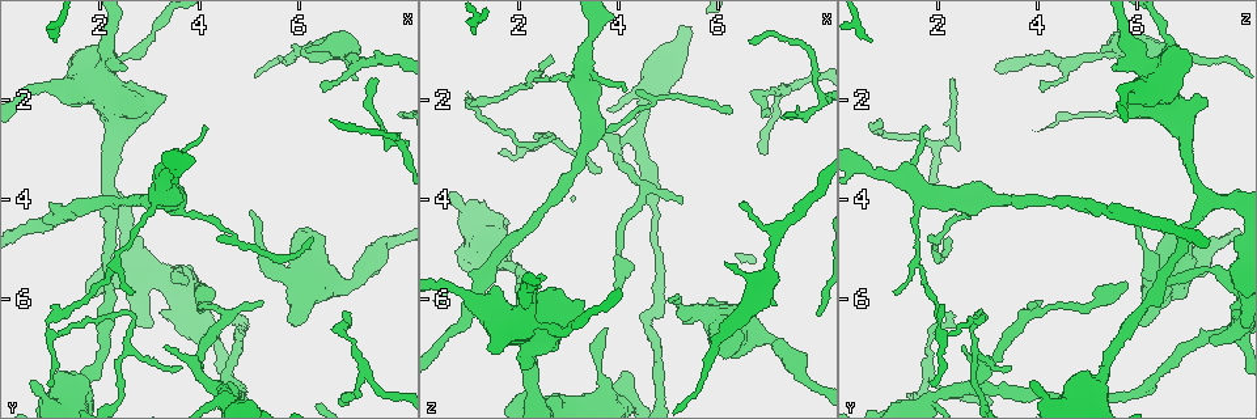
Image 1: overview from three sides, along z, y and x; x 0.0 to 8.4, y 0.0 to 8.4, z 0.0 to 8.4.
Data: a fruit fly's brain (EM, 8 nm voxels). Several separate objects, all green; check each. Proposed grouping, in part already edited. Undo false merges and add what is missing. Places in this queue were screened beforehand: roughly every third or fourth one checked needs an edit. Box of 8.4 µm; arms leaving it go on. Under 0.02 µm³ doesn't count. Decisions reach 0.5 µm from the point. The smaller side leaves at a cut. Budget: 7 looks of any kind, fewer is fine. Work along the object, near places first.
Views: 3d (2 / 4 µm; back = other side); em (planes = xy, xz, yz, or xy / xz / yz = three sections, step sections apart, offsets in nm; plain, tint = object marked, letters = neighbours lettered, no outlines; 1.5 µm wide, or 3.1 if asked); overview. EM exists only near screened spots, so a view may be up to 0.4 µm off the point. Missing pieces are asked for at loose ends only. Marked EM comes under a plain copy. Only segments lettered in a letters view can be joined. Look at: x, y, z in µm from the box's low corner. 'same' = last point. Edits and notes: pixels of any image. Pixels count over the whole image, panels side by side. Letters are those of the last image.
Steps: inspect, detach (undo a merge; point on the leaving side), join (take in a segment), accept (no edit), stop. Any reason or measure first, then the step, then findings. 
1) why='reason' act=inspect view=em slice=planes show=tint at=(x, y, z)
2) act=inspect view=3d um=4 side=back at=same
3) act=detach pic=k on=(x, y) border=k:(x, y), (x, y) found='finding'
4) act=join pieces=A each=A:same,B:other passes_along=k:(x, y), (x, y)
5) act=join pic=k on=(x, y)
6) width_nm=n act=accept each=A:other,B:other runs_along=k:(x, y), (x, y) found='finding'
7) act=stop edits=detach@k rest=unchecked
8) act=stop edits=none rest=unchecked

why='stops while still wide' act=inspect view=em slice=planes show=letters at=(2.55, 1.30, 5.60)

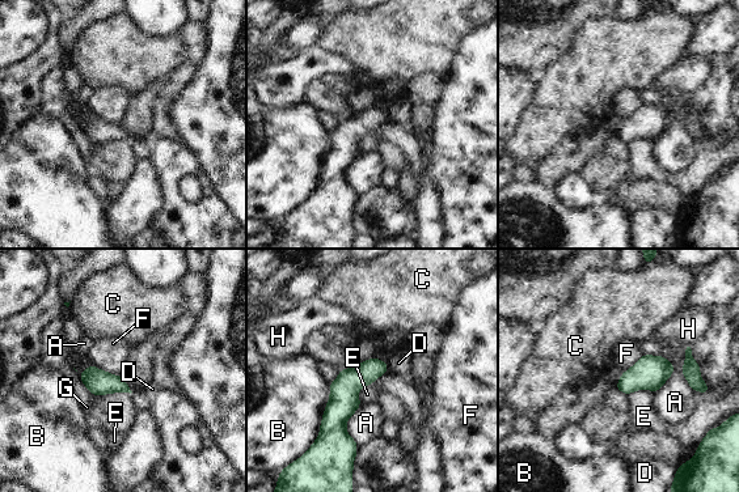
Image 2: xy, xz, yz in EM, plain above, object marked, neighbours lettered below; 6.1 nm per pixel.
act=accept each=A:other,B:other,C:other,D:other,E:other,F:other,G:other,H:other border=2:(385, 363), (389, 369) found='none of them fits'

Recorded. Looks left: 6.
why='free end' act=inspect view=em slice=yz step=8 show=letters at=(2.10, 2.00, 7.35)

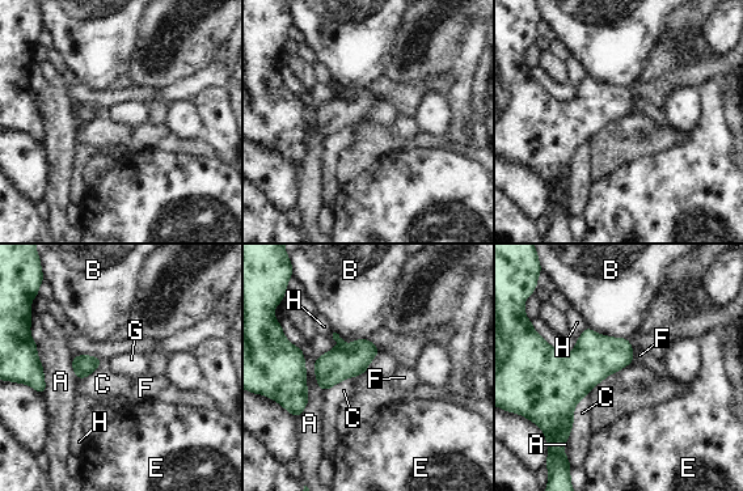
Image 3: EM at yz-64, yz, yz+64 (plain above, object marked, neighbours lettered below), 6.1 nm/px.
act=inspect view=em slice=xz step=8 show=letters at=same

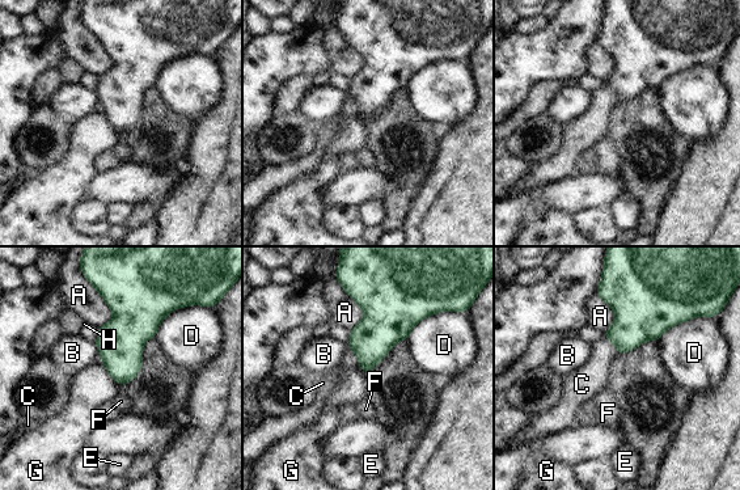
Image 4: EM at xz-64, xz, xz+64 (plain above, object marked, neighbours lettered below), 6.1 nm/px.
act=accept each=A:other,B:other,C:other,D:other,E:other,F:other,G:other,H:other border=4:(94, 343), (98, 353) found='no lettered segment goes on from it'

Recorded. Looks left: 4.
why='an open end' act=inspect view=3d um=4 at=(6.10, 4.70, 7.20)

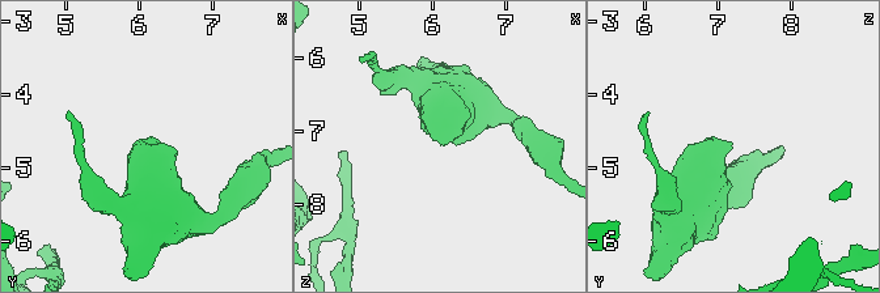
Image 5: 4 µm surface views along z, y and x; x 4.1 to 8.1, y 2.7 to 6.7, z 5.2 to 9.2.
why='shape alone is not enough' act=inspect view=em slice=xz step=4 show=letters at=(6.10, 4.65, 7.15)

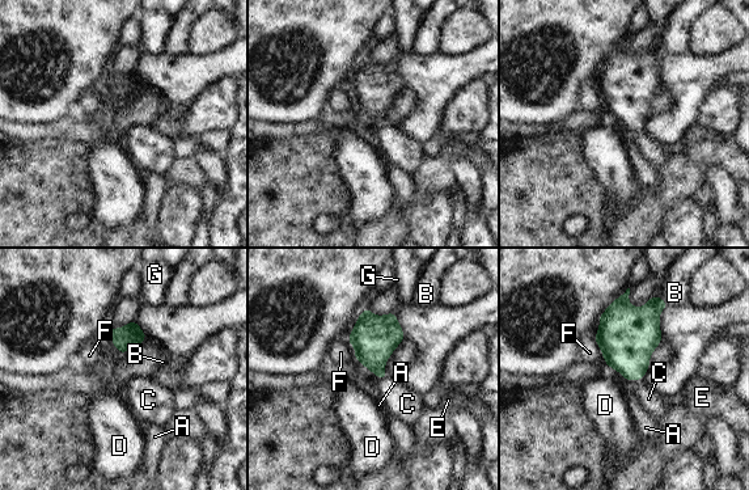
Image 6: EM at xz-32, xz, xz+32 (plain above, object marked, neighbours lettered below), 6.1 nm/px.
why='cut it another way' act=inspect view=em slice=planes show=letters at=same

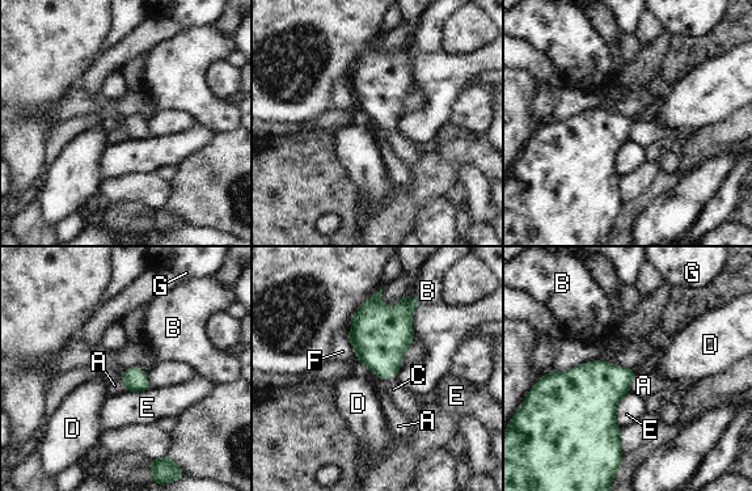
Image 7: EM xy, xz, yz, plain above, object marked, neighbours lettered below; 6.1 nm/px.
act=join pieces=C each=A:other,B:other,C:same,D:other,E:other,F:other,G:other found='the neuron continues'

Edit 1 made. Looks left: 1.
act=stop edits=join@7 rest=unchecked

